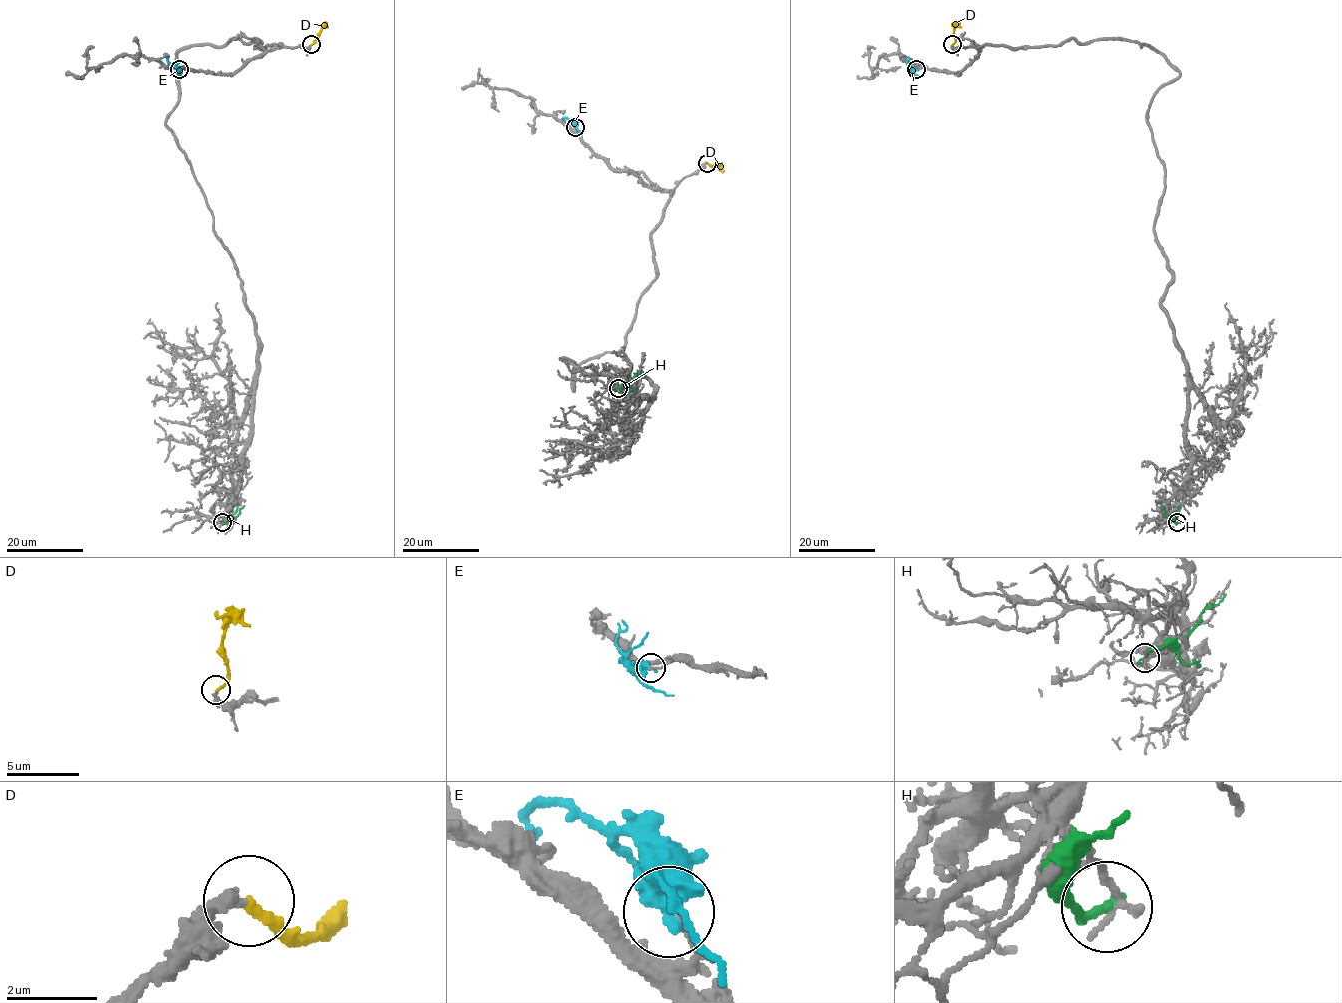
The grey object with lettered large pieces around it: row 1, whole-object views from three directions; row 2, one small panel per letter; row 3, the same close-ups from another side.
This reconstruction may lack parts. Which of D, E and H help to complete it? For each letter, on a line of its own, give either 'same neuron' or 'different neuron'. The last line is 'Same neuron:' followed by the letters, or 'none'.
D: same neuron
E: different neuron
H: different neuron
Same neuron: D

